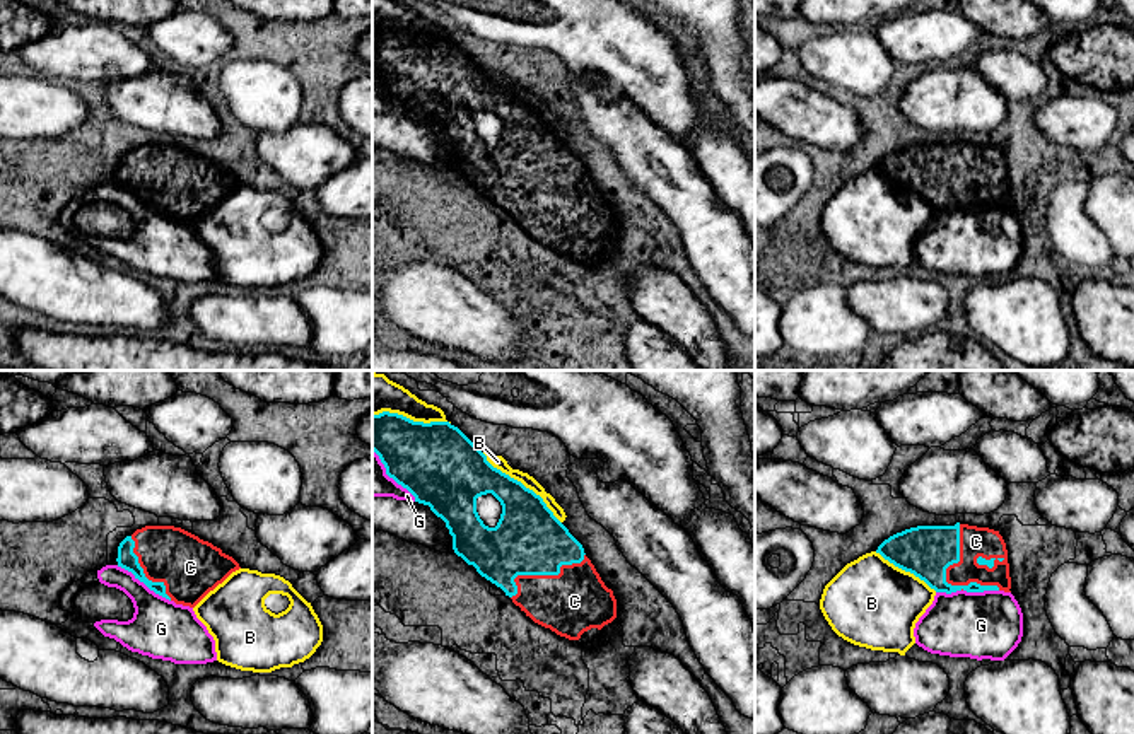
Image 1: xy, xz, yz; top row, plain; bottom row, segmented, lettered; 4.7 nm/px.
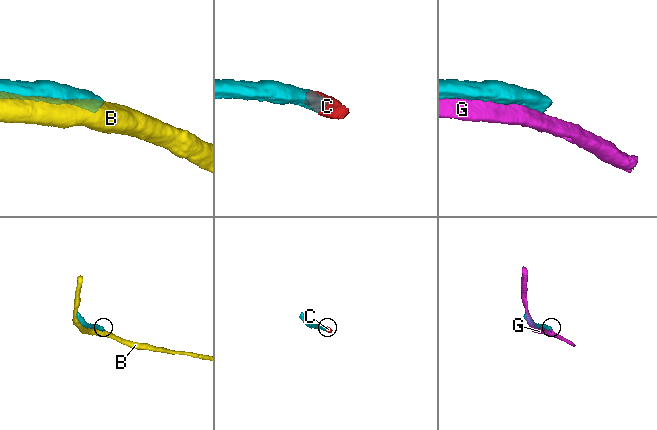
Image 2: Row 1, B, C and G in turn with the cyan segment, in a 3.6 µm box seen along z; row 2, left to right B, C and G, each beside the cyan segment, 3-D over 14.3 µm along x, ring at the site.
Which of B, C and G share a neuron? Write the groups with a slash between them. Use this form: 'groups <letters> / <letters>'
groups B / C / G

